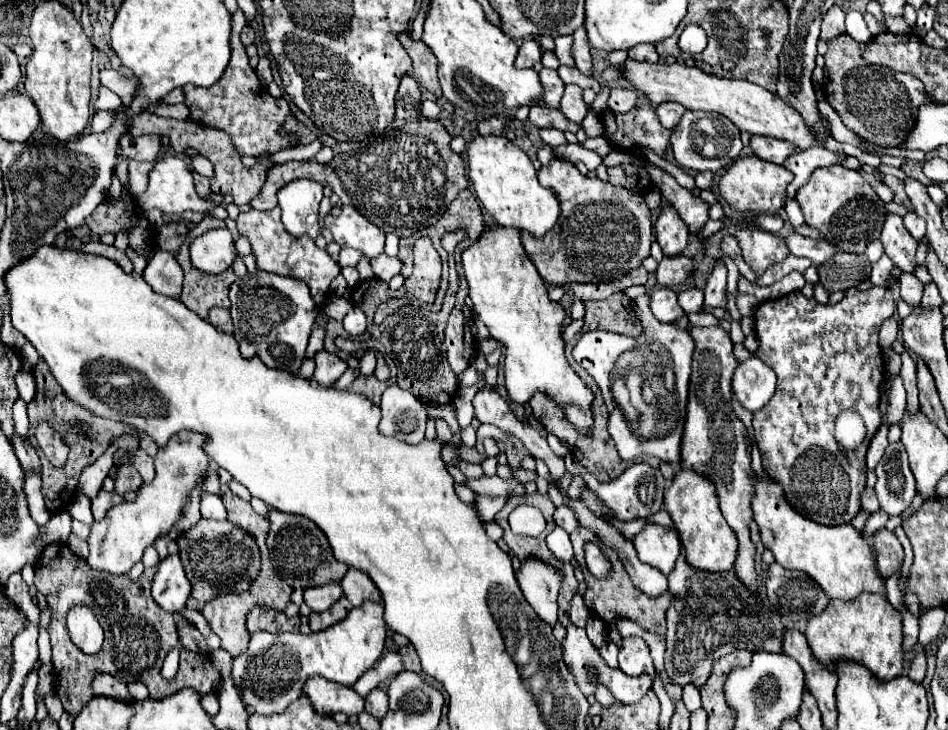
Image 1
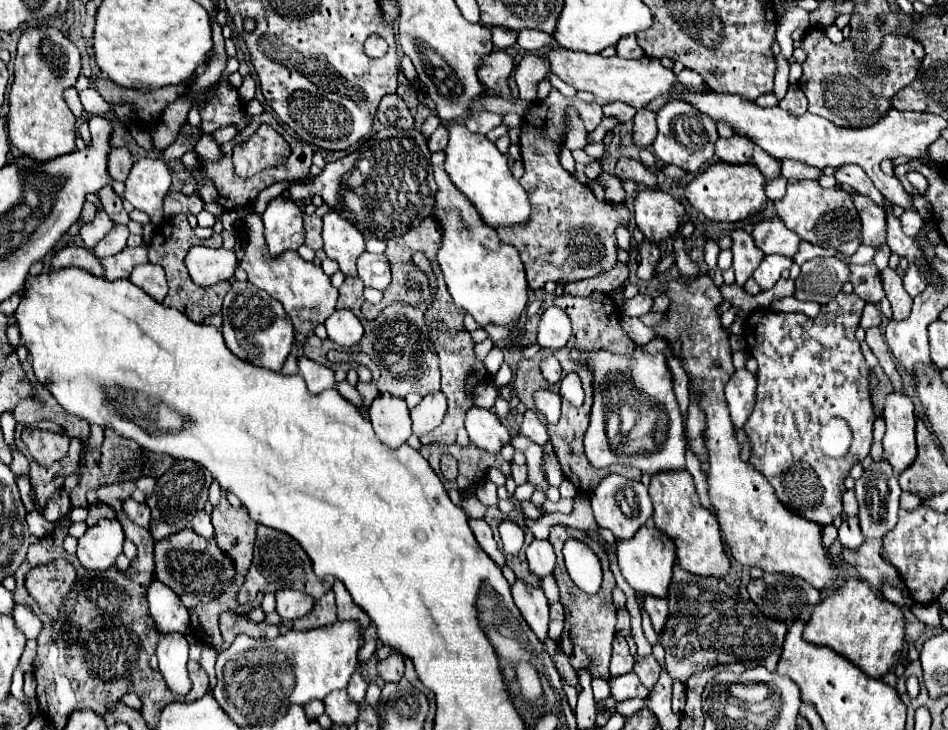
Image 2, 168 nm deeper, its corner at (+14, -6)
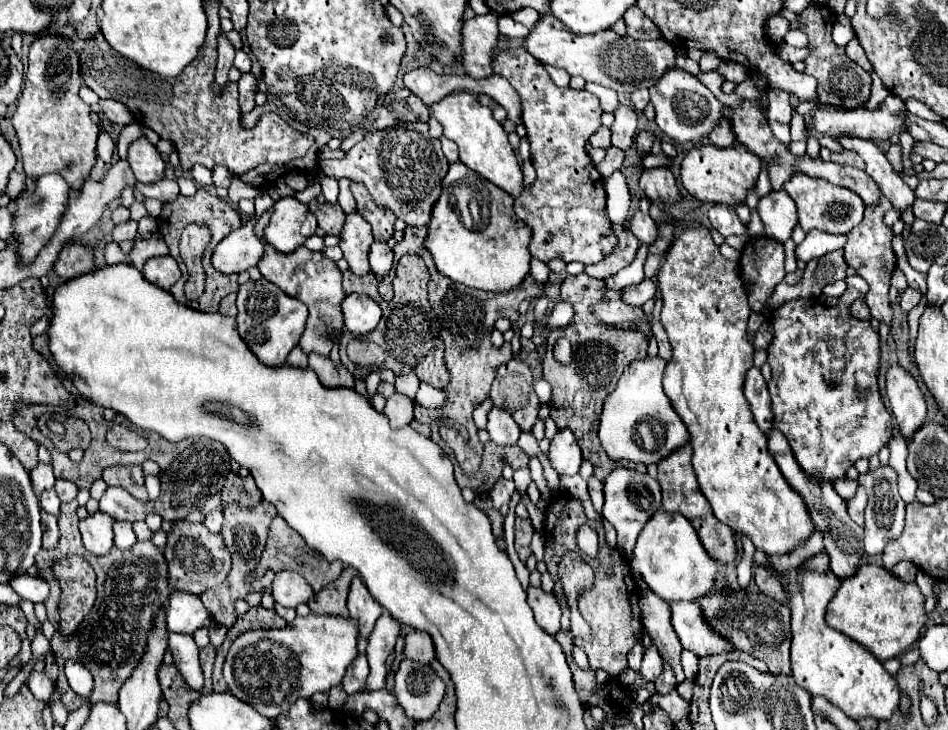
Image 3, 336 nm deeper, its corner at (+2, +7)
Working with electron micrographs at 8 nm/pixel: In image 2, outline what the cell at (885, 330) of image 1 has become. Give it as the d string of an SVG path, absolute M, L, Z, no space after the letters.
M867 303L865 309L863 309L863 317L861 317L860 326L863 329L869 329L869 327L881 327L881 313L875 305Z

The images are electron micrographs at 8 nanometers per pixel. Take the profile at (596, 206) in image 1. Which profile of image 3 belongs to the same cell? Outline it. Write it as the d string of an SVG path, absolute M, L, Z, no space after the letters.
M509 48L499 52L493 58L493 74L499 74L505 80L509 80L509 84L519 92L521 110L523 110L521 118L527 128L527 138L531 144L531 162L537 172L533 186L529 190L523 190L519 198L515 198L515 206L513 206L517 218L525 220L525 224L529 224L529 228L533 230L533 238L529 244L531 256L543 262L549 262L551 258L561 258L563 262L577 260L581 264L601 262L615 248L617 238L613 236L611 222L605 212L603 178L597 172L589 154L585 152L585 144L601 126L603 110L599 98L587 90L555 86L547 70L543 68L543 64L533 60L533 56L529 56L523 48Z

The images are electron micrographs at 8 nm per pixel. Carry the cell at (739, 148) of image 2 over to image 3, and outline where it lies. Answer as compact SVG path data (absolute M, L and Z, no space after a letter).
M725 118L715 122L709 132L709 140L713 146L733 146L733 132L729 132L729 122Z

